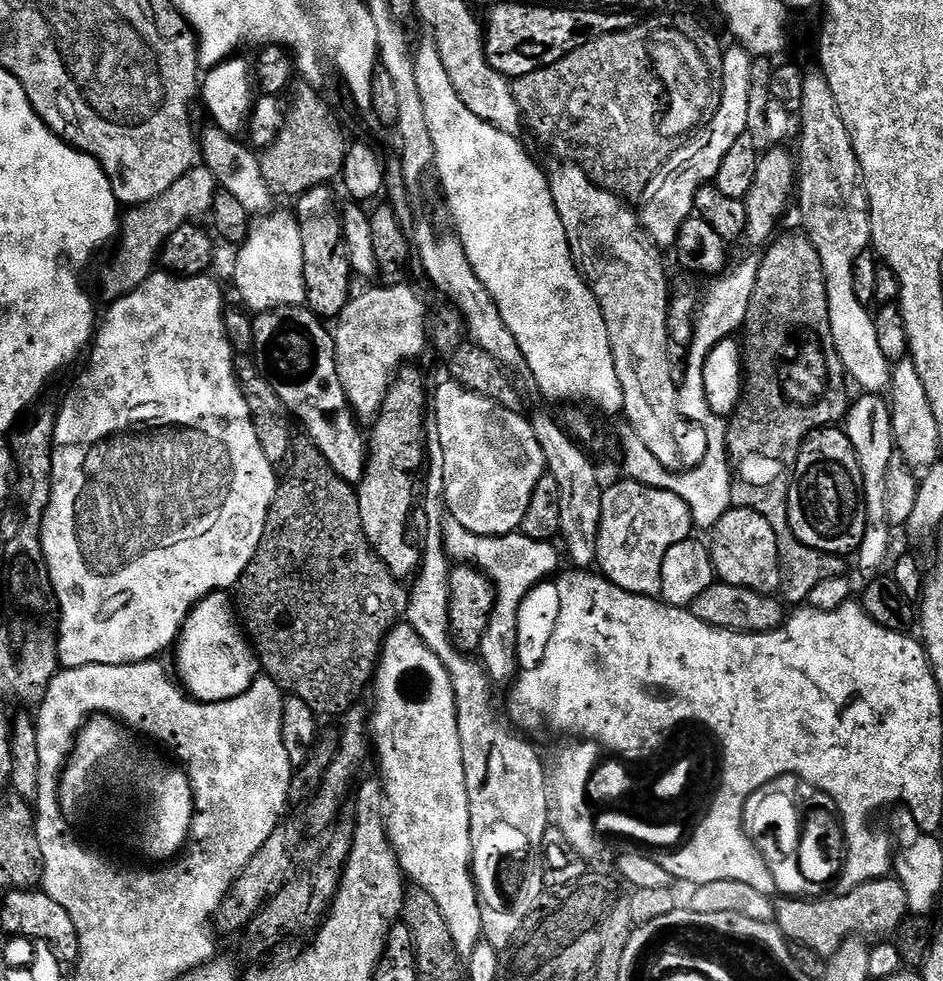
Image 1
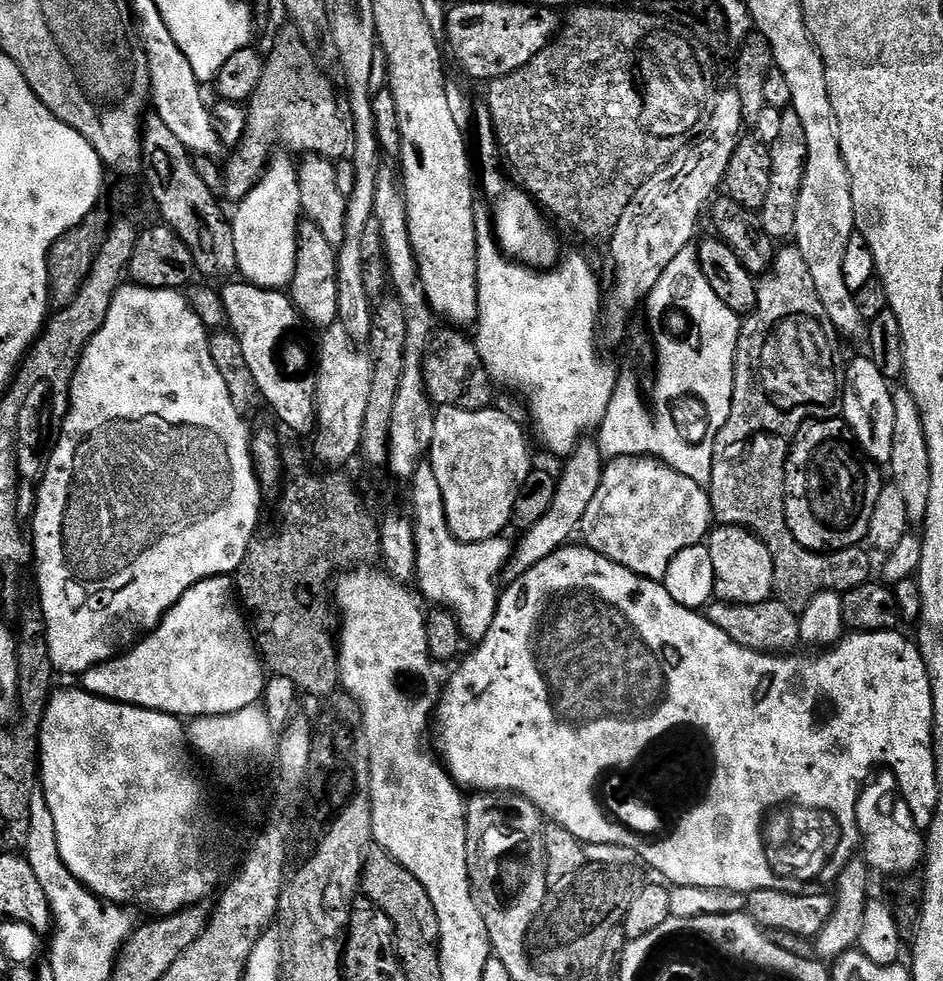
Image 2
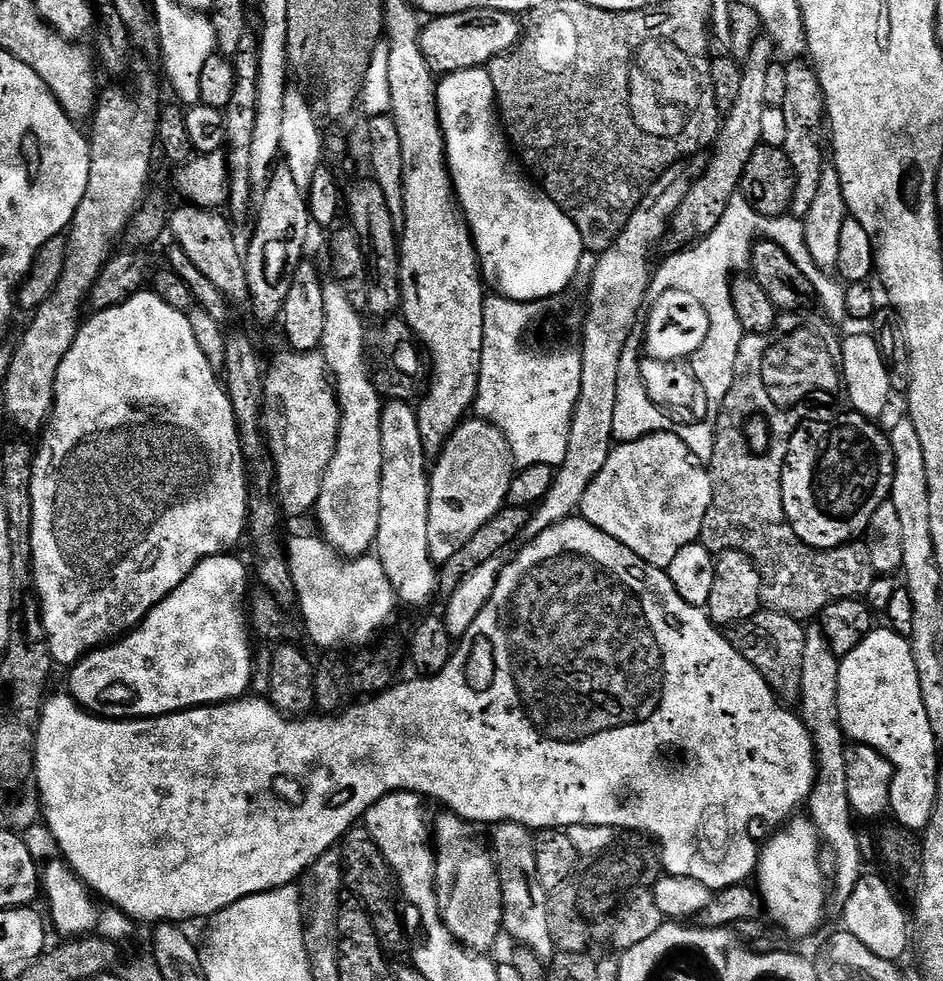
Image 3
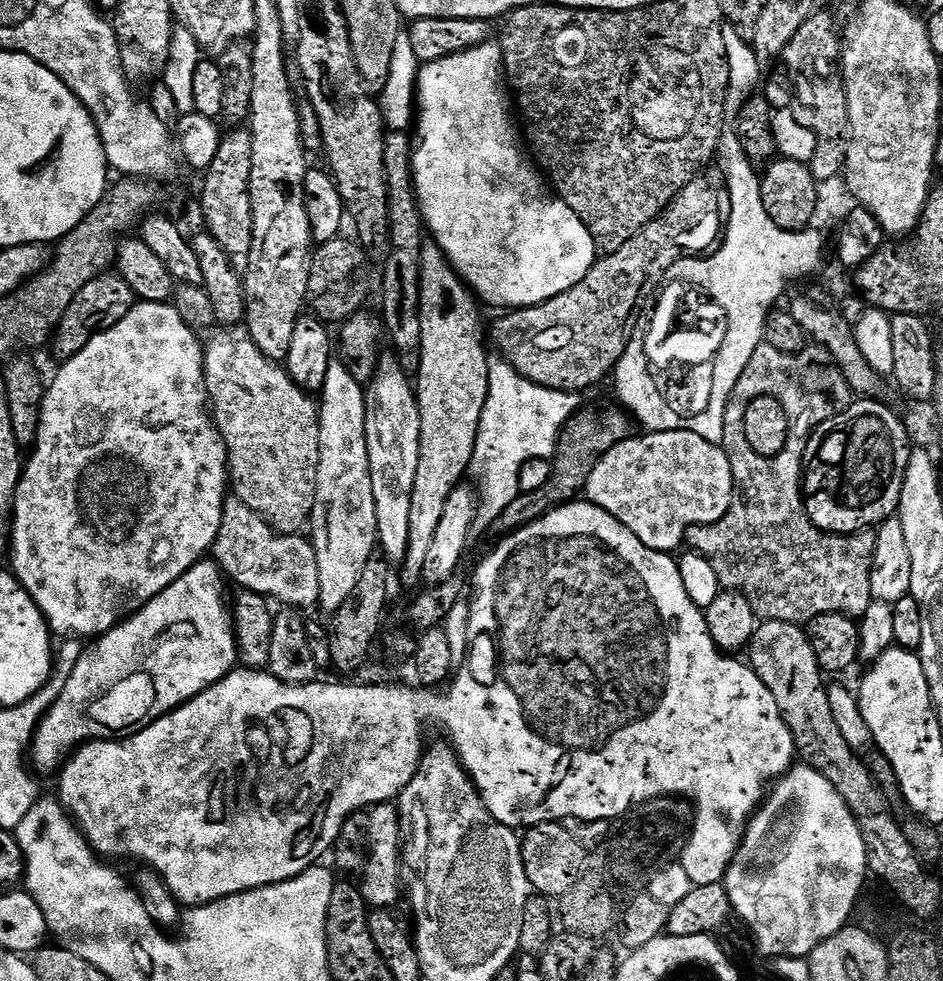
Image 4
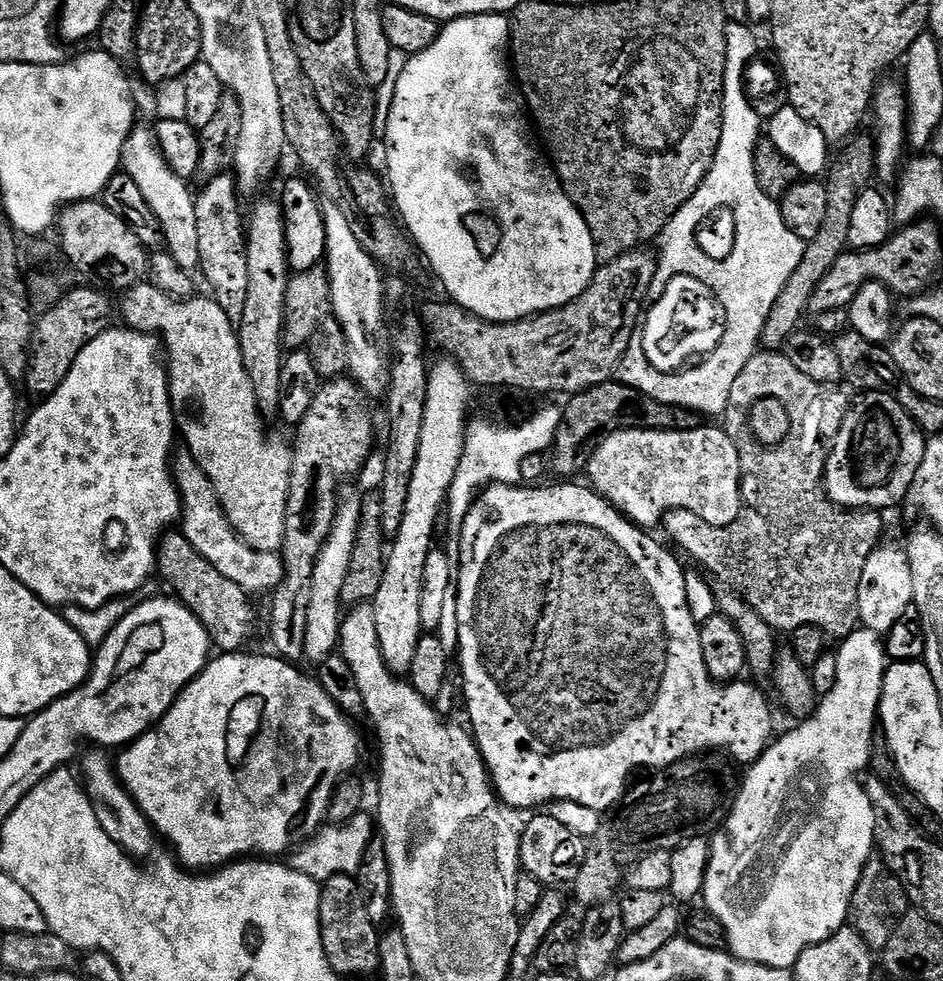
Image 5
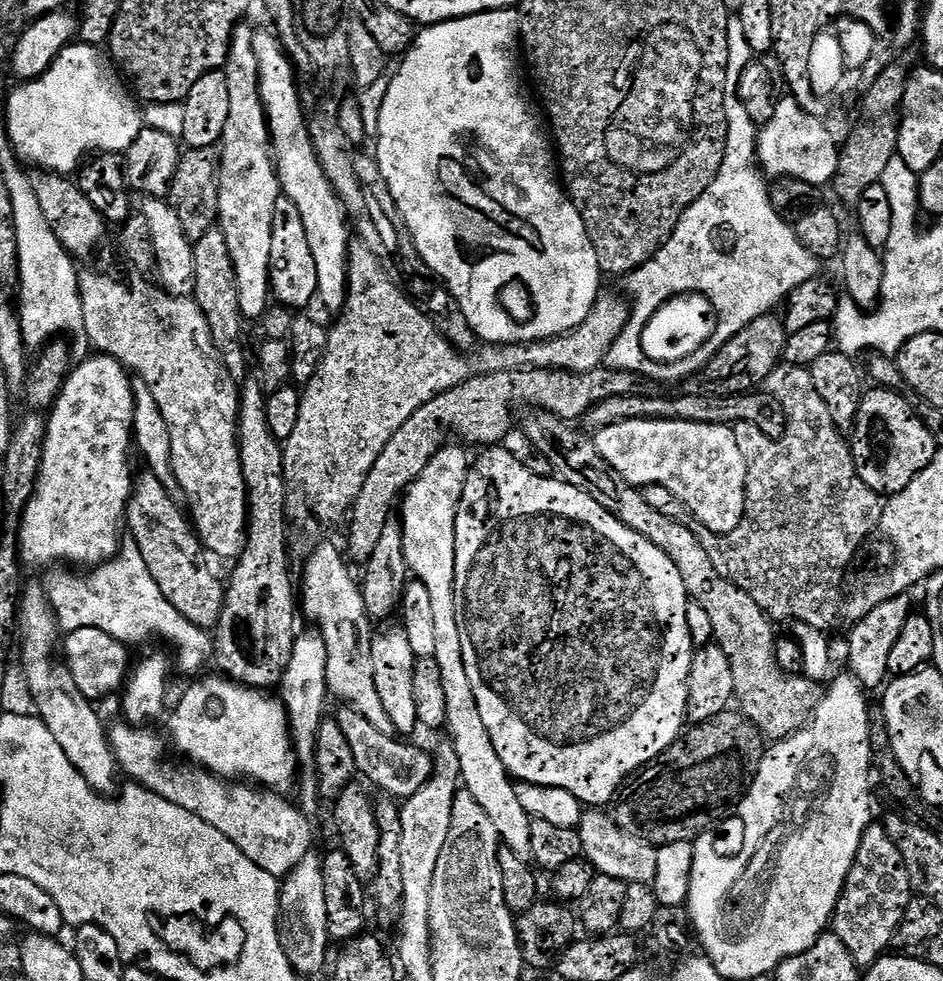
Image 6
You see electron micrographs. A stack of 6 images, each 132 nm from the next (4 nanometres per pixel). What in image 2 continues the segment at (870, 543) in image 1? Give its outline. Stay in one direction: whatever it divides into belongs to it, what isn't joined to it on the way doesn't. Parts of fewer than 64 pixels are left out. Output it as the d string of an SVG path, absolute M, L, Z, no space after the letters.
M860 356L853 361L850 360L847 365L848 390L852 393L843 395L843 408L842 418L851 432L855 443L863 450L864 455L880 466L889 465L893 454L893 434L894 434L894 422L895 422L895 402L891 383L886 379L885 375L881 371L881 368L877 365L876 361L871 357Z

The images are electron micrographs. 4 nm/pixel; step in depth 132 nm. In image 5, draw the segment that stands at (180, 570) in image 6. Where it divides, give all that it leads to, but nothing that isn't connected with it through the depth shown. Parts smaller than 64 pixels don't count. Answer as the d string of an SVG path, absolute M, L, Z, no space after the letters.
M172 530L159 537L156 563L158 565L158 576L161 576L176 591L173 592L175 599L186 605L202 622L202 626L206 626L208 636L221 653L241 651L245 647L244 644L256 628L256 608L252 605L254 600L251 595L237 583L220 574L206 558L200 556L180 530Z

